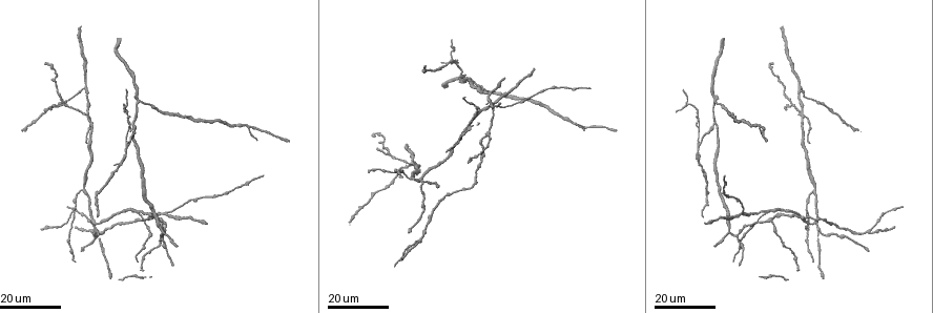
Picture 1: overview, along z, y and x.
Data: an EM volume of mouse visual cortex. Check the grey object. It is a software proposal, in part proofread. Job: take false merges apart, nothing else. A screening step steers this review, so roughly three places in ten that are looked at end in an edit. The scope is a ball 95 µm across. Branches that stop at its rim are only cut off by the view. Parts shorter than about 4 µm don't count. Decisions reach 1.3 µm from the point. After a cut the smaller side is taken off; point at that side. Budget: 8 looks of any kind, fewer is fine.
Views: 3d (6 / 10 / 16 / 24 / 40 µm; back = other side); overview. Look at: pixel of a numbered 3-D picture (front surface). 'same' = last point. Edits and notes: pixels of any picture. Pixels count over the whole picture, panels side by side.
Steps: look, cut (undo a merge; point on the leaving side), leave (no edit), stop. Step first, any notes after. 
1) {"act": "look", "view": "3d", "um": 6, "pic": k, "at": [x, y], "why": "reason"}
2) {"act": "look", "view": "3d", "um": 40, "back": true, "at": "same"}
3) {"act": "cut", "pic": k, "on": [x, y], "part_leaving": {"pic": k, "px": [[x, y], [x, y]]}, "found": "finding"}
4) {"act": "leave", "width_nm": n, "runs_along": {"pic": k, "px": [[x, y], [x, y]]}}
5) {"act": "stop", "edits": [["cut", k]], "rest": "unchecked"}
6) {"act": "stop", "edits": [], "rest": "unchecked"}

{"act": "look", "view": "3d", "um": 24, "pic": 1, "at": [805, 210]}

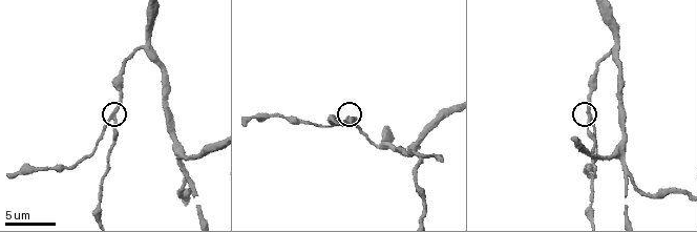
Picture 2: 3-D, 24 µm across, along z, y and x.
{"act": "look", "view": "3d", "um": 6, "pic": 2, "at": [591, 119]}

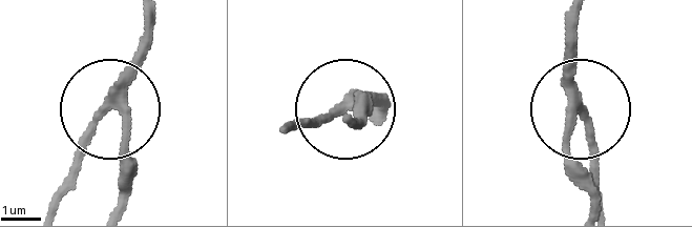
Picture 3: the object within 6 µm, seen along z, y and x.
{"act": "leave", "arms": 3, "found": "all the same neuron"}

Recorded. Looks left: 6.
{"act": "look", "view": "3d", "um": 16, "pic": 1, "at": [127, 144]}

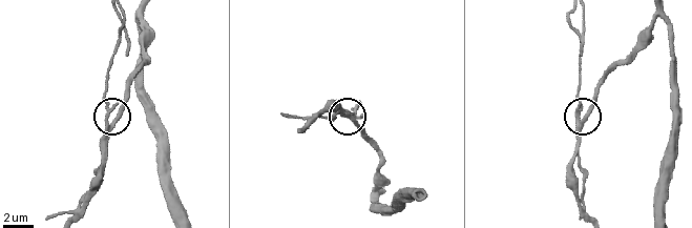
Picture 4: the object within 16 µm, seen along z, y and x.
{"act": "look", "view": "3d", "um": 6, "pic": 4, "at": [578, 115]}

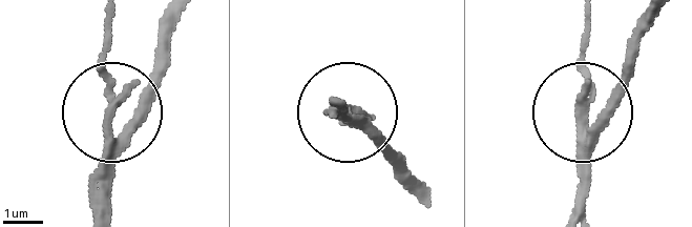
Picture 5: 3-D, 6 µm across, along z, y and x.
{"act": "cut", "pic": 5, "on": [134, 85], "arms": 3, "part_leaving": {"pic": 5, "px": [[107, 135], [107, 17]]}, "found": "a second neuron is stuck on"}

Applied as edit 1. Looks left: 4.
{"act": "look", "view": "3d", "um": 16, "pic": 1, "at": [736, 236]}

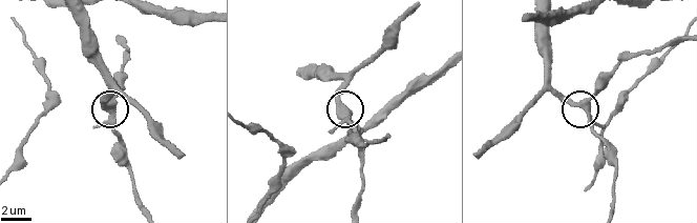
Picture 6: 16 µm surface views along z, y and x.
{"act": "look", "view": "3d", "um": 10, "pic": 6, "at": [340, 108]}

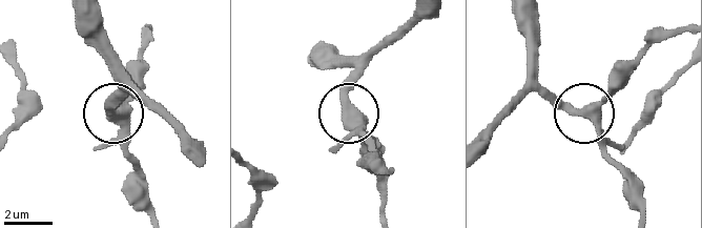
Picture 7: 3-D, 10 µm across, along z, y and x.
{"act": "leave", "arms": 3, "runs_along": {"pic": 7, "px": [[682, 26], [664, 35], [592, 107], [600, 143], [625, 171]]}, "found": "one neuron here"}

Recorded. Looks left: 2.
{"act": "look", "view": "3d", "um": 16, "pic": 1, "at": [801, 87]}

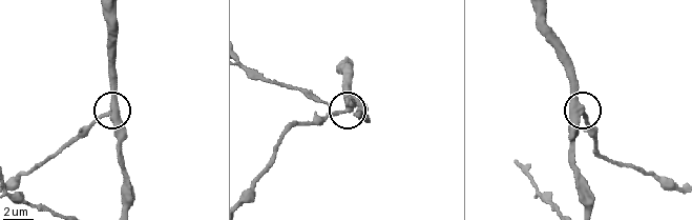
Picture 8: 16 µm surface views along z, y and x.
{"act": "look", "view": "3d", "um": 10, "pic": 8, "at": [586, 114]}

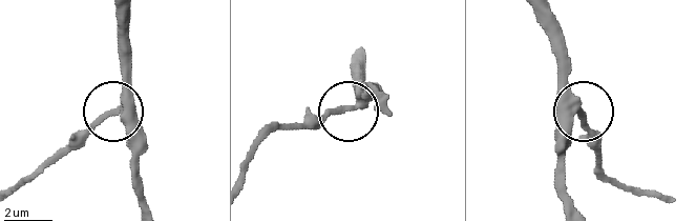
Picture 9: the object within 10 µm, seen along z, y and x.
{"act": "leave", "runs_along": {"pic": 9, "px": [[576, 207], [562, 177], [562, 135], [578, 113], [568, 58]]}, "found": "continuous, no second neuron"}

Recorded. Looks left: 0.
{"act": "stop", "edits": [["cut", 5]], "rest": "unchecked"}

